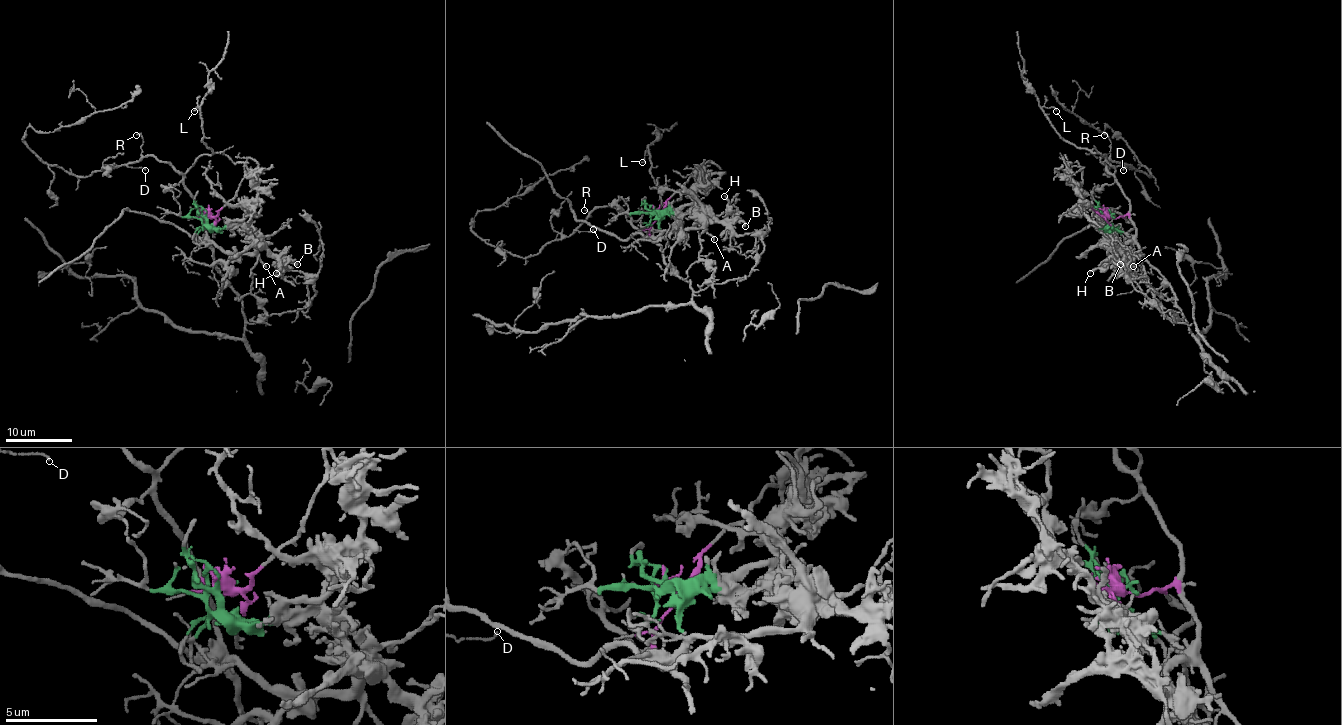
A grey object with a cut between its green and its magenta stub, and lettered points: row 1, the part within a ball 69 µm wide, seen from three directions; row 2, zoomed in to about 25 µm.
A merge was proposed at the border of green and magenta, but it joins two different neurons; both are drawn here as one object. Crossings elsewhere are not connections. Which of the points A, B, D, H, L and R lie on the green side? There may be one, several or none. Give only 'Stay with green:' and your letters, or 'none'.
Stay with green: A, B, H

